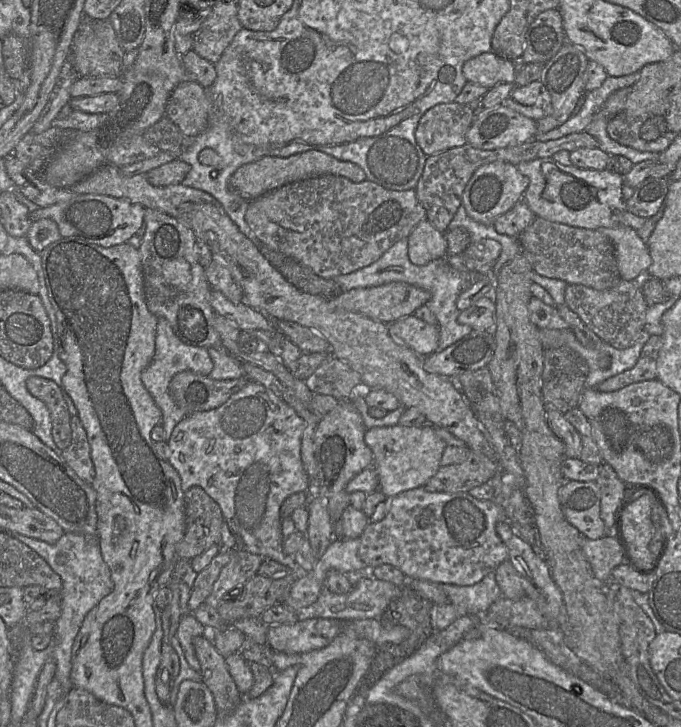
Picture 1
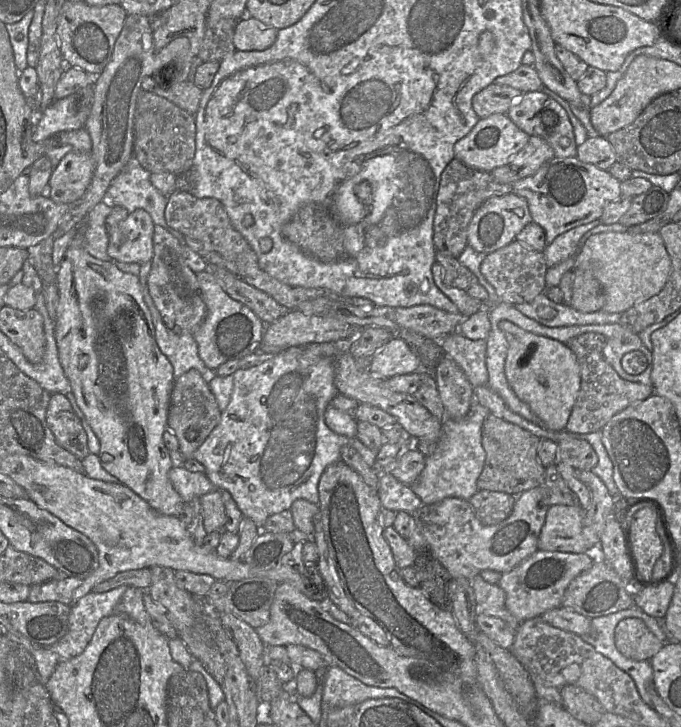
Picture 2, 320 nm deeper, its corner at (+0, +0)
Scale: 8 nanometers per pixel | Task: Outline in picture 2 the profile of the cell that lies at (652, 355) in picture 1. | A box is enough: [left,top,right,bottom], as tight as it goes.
[566,332,654,435]

